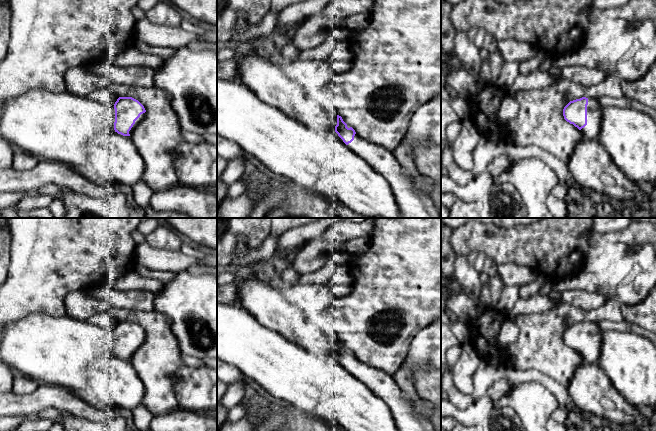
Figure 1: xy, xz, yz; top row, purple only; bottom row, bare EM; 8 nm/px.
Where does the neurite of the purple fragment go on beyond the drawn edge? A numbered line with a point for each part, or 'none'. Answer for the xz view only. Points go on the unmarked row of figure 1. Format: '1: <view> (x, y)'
1: xz (382, 384)

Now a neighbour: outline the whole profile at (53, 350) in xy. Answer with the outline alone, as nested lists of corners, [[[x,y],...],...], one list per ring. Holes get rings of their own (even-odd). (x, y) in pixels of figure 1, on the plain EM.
[[[42,313],[28,314],[3,327],[0,342],[0,360],[14,373],[29,377],[38,383],[64,387],[88,404],[107,409],[99,401],[99,389],[87,378],[89,366],[101,357],[117,357],[114,354],[115,333],[86,321],[67,315],[53,317]]]

